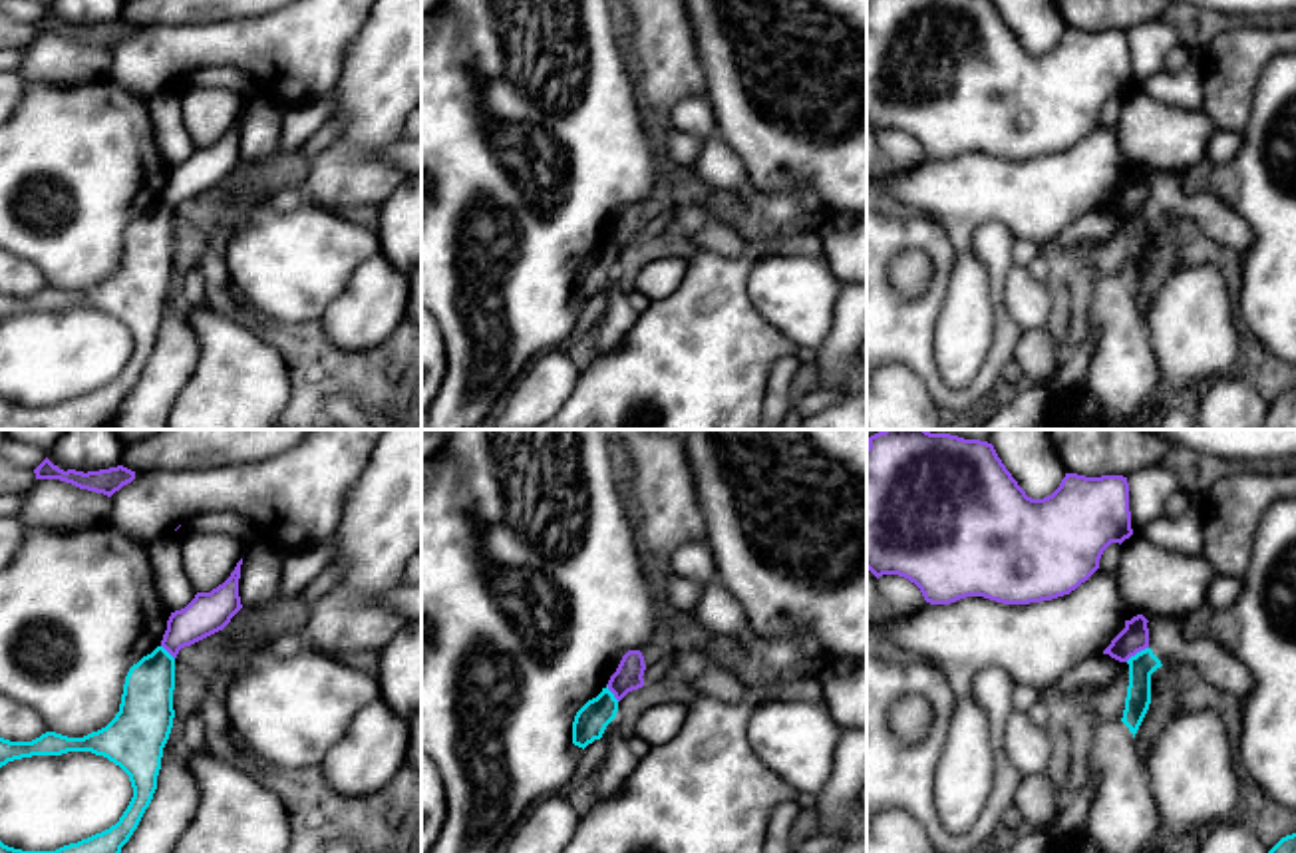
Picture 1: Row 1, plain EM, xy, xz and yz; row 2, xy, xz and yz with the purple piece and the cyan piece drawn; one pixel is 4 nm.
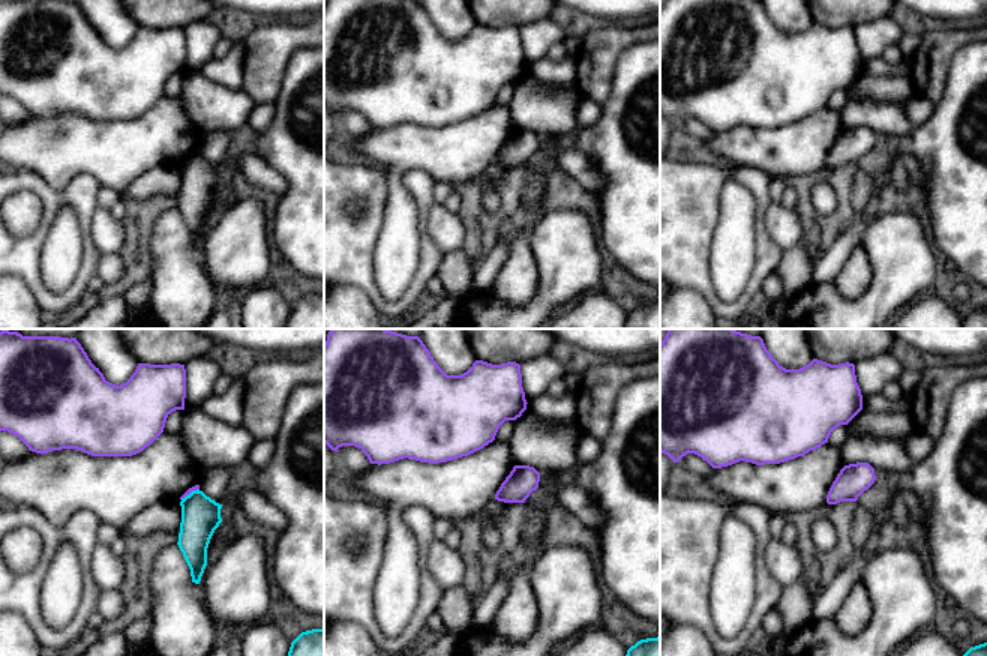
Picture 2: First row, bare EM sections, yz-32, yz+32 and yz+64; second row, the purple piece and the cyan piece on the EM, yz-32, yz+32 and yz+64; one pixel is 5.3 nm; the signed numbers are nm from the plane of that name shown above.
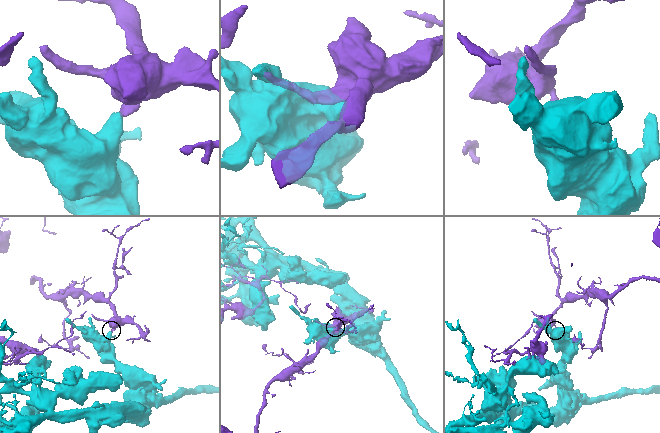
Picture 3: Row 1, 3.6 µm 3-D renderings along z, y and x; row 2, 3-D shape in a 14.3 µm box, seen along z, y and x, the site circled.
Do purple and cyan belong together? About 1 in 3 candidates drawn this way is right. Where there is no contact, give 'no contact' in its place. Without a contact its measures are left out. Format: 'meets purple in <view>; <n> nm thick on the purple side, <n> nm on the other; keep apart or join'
meets purple in yz; 120 nm thick on the purple side, 100 nm on the other; keep apart

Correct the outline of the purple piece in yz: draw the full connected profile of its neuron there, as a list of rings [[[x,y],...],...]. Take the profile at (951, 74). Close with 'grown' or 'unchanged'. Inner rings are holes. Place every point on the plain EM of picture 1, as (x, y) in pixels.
[[[869,0],[867,123],[914,137],[930,159],[984,151],[1004,159],[1052,155],[1075,145],[1111,97],[1133,89],[1123,30],[1065,28],[1059,42],[1032,54],[994,0]]]; unchanged

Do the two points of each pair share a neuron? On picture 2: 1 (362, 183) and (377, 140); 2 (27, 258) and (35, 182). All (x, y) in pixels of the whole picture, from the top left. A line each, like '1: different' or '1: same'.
1: different
2: same

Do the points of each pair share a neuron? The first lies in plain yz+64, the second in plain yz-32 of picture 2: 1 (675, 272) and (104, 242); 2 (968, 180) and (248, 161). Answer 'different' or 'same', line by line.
1: different
2: different

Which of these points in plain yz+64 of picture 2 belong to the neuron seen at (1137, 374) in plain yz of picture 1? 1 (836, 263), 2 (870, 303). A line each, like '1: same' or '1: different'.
1: different
2: different

